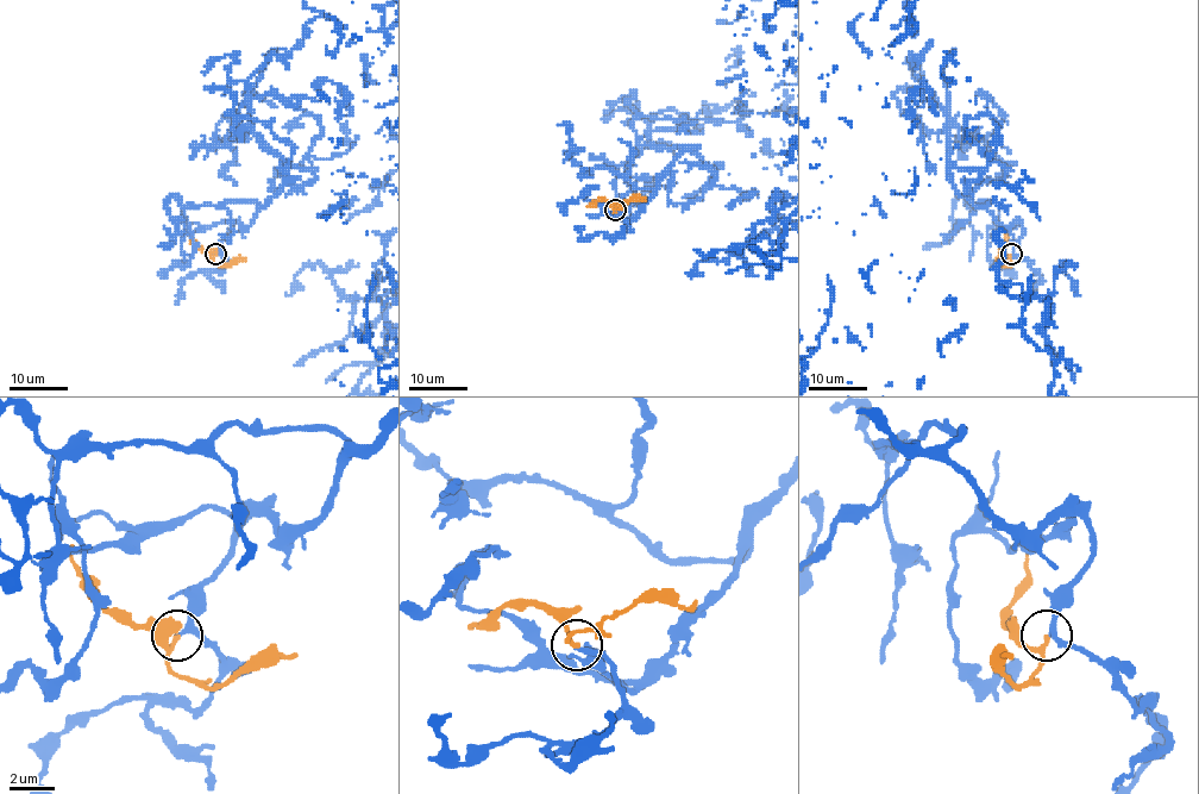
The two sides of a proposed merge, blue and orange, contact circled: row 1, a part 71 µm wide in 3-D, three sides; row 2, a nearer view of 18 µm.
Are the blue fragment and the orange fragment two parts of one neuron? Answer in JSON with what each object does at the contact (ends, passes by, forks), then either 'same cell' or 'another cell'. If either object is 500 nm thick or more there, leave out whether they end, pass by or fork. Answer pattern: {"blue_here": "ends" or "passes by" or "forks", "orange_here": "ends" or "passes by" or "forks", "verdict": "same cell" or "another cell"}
{"blue_here": "passes by", "orange_here": "passes by", "verdict": "same cell"}

